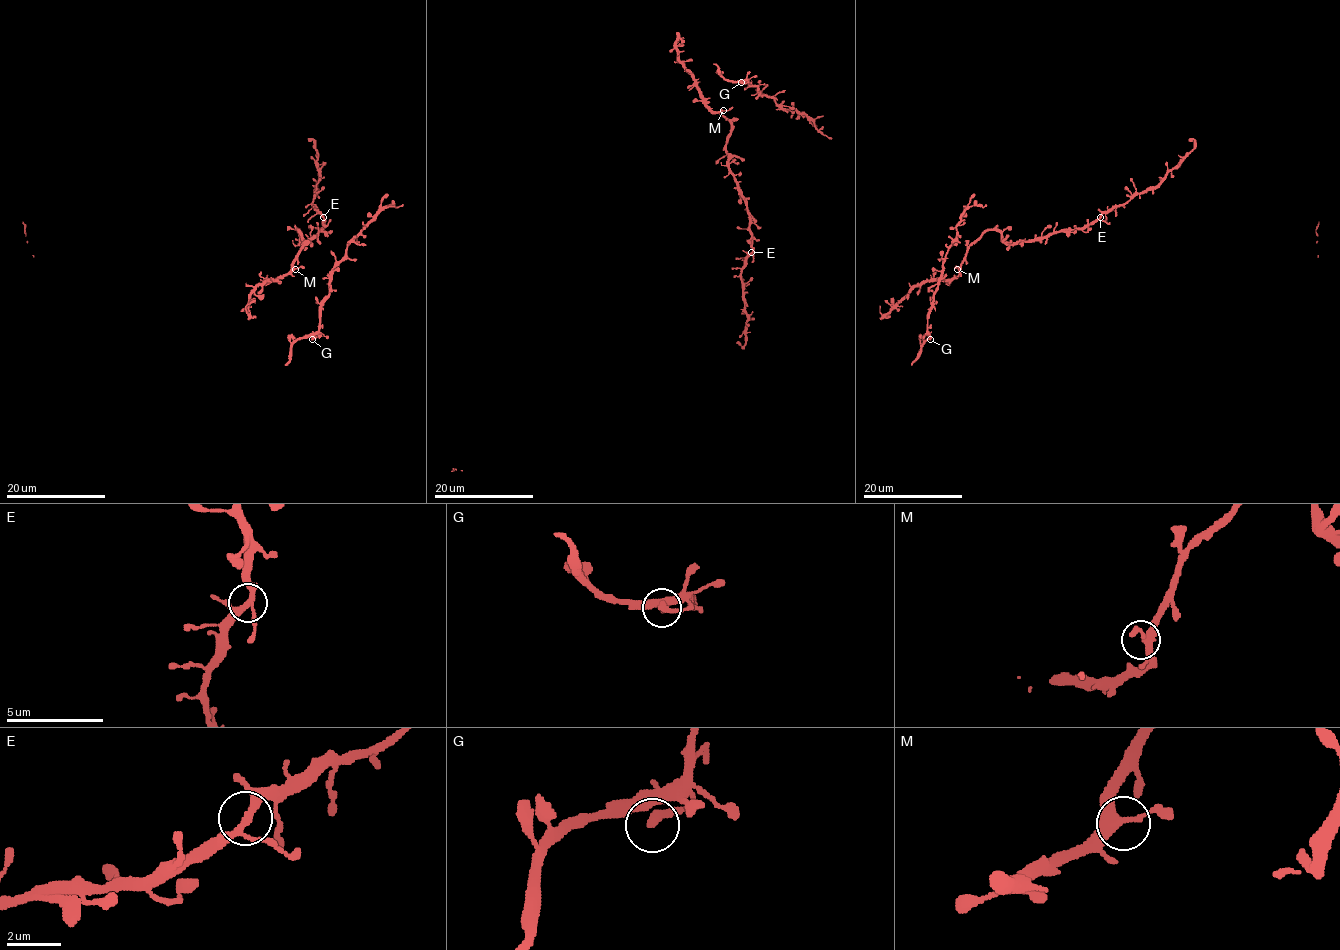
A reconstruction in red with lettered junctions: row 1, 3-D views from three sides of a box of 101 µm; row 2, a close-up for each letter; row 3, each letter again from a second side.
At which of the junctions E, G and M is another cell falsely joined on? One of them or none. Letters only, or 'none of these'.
none of these

